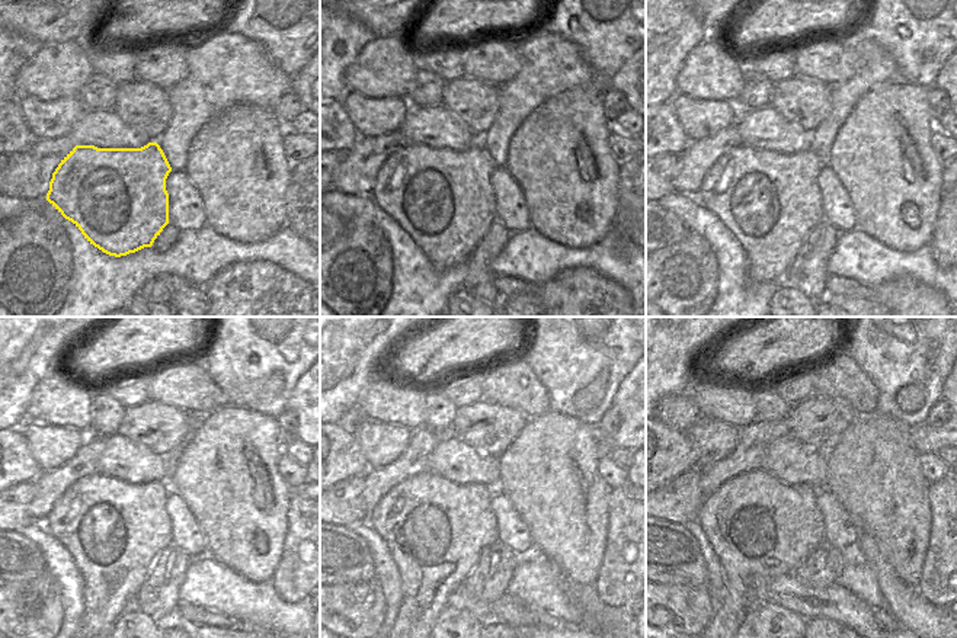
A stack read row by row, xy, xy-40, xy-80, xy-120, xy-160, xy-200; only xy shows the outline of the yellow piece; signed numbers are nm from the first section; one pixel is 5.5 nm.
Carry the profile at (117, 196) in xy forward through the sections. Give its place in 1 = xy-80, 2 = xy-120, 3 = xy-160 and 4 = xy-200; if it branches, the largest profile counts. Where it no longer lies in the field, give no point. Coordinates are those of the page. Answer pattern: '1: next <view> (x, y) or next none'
1: next xy-80 (770, 202)
2: next xy-120 (114, 531)
3: next xy-160 (435, 529)
4: next xy-200 (761, 529)

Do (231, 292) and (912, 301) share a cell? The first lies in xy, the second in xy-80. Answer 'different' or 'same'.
same

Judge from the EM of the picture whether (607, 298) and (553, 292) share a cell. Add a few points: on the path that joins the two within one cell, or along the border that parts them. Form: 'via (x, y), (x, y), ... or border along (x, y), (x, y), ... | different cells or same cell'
via (594, 298), (566, 298) | same cell

